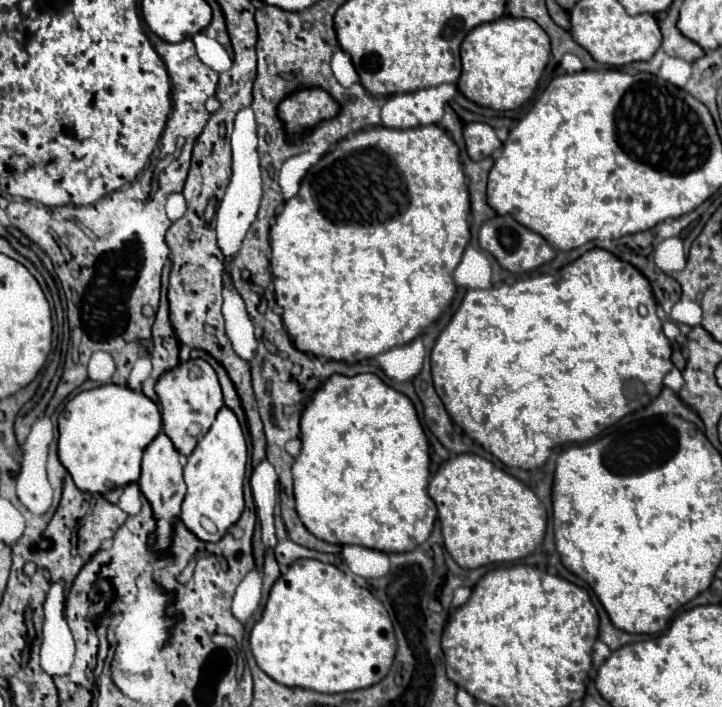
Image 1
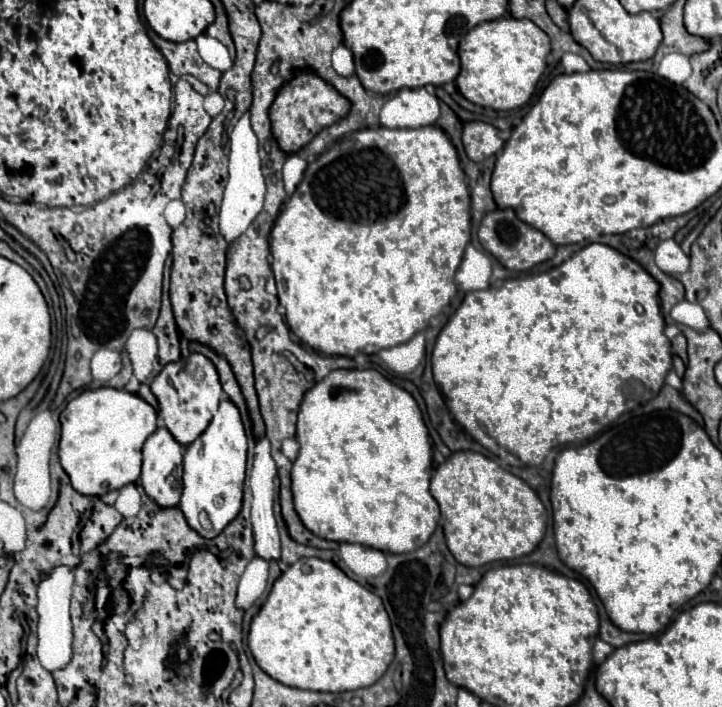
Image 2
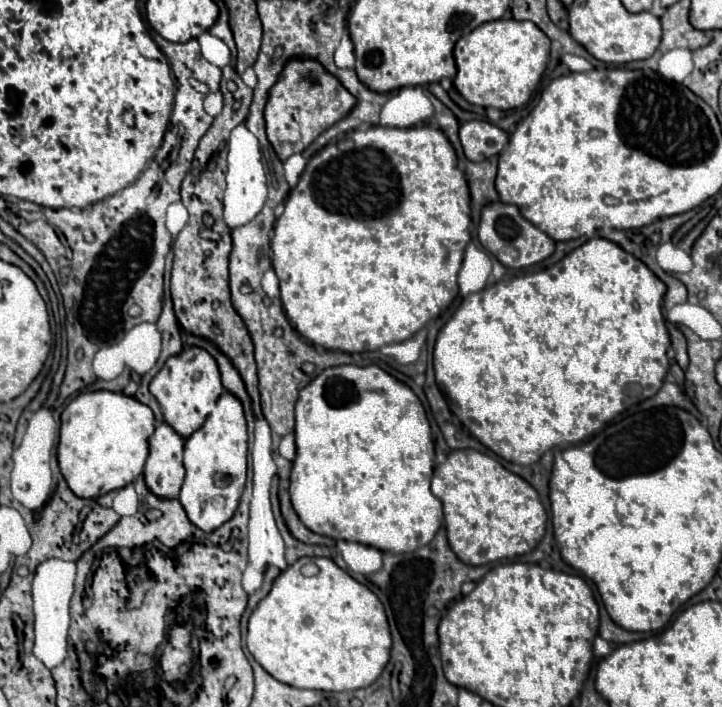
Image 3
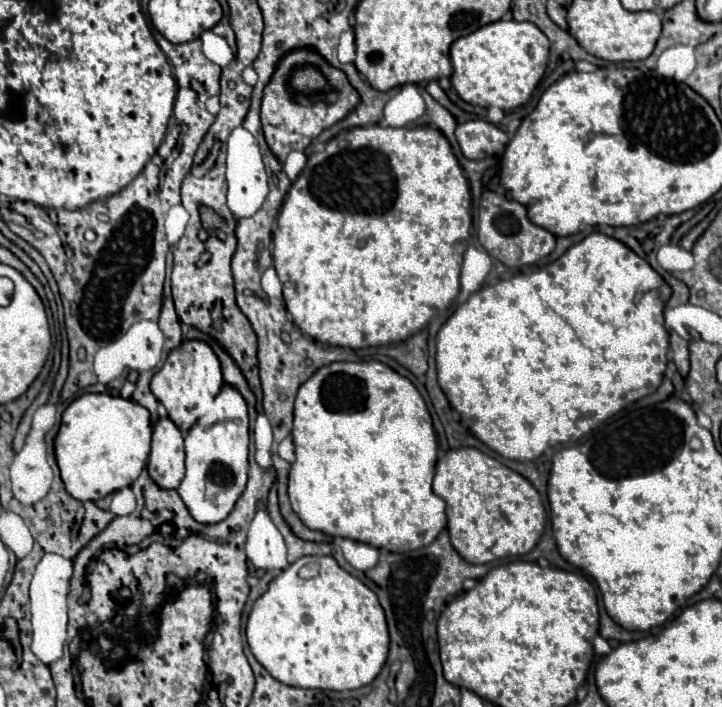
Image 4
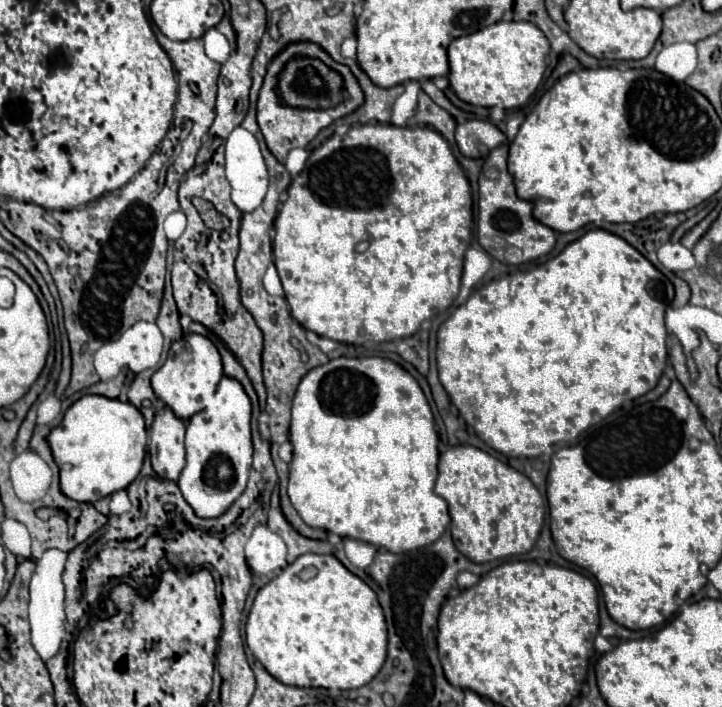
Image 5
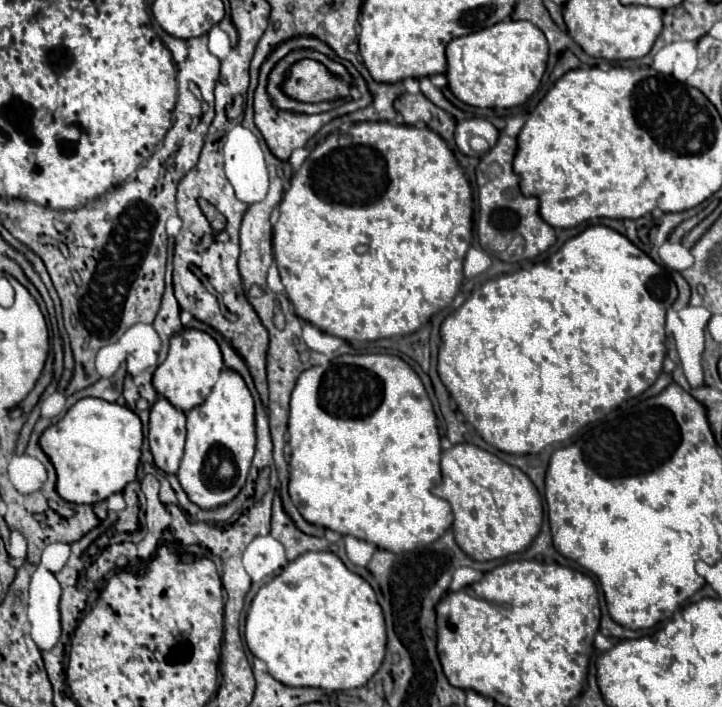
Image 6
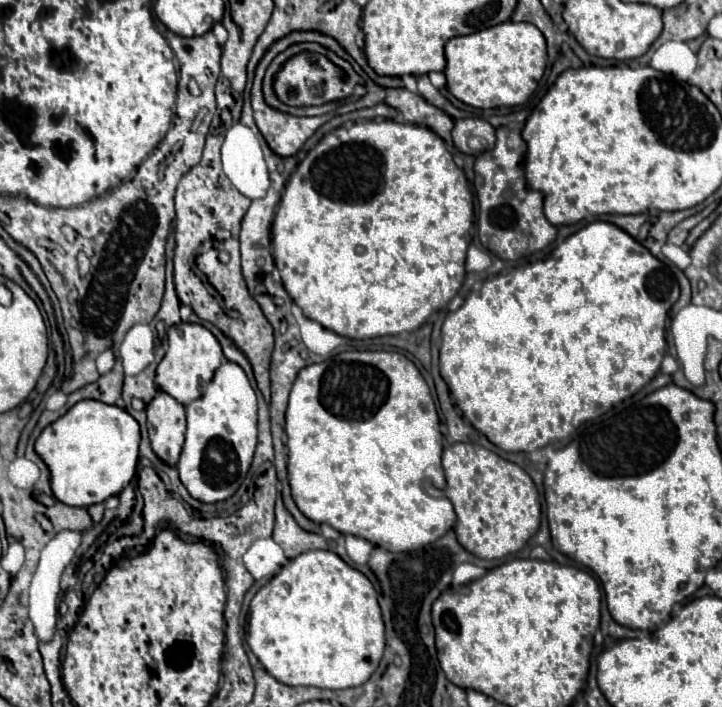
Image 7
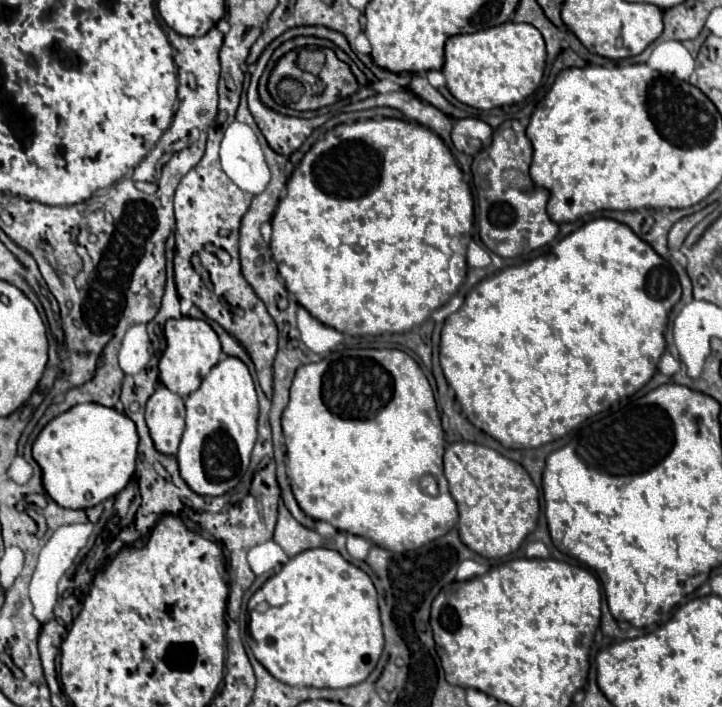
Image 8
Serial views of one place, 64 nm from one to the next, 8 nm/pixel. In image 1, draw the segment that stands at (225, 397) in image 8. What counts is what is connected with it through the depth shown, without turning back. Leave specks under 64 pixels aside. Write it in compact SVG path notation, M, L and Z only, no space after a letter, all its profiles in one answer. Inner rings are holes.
M224 406L222 412L216 416L216 422L210 428L210 432L198 442L196 450L188 456L188 462L184 468L184 480L186 480L188 492L182 502L180 520L198 540L218 542L226 534L226 530L238 522L244 510L242 486L244 486L247 462L247 444L240 430L240 424L234 412ZM202 516L208 516L211 522L214 522L215 532L208 532L200 526Z

